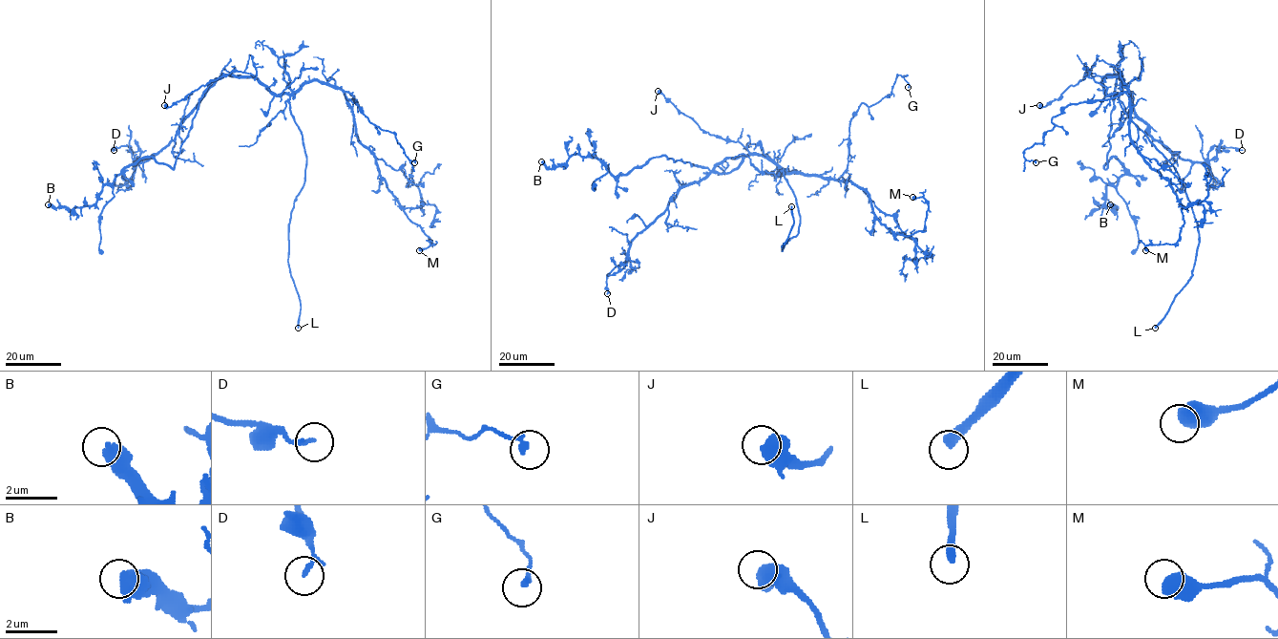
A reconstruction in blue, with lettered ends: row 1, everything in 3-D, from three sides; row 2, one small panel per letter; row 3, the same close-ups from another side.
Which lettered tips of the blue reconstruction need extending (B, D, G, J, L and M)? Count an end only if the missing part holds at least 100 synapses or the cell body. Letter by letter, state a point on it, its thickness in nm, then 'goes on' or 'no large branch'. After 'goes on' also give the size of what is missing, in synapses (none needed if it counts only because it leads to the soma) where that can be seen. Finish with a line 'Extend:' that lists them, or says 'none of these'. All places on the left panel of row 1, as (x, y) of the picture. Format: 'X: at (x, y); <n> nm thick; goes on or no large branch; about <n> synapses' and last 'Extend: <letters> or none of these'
B: at (48, 204); 650 nm thick; no large branch
D: at (114, 150); 140 nm thick; no large branch
G: at (414, 162); 190 nm thick; no large branch
J: at (164, 105); 700 nm thick; no large branch
L: at (298, 328); 360 nm thick; goes on
M: at (419, 250); 600 nm thick; no large branch
Extend: L

